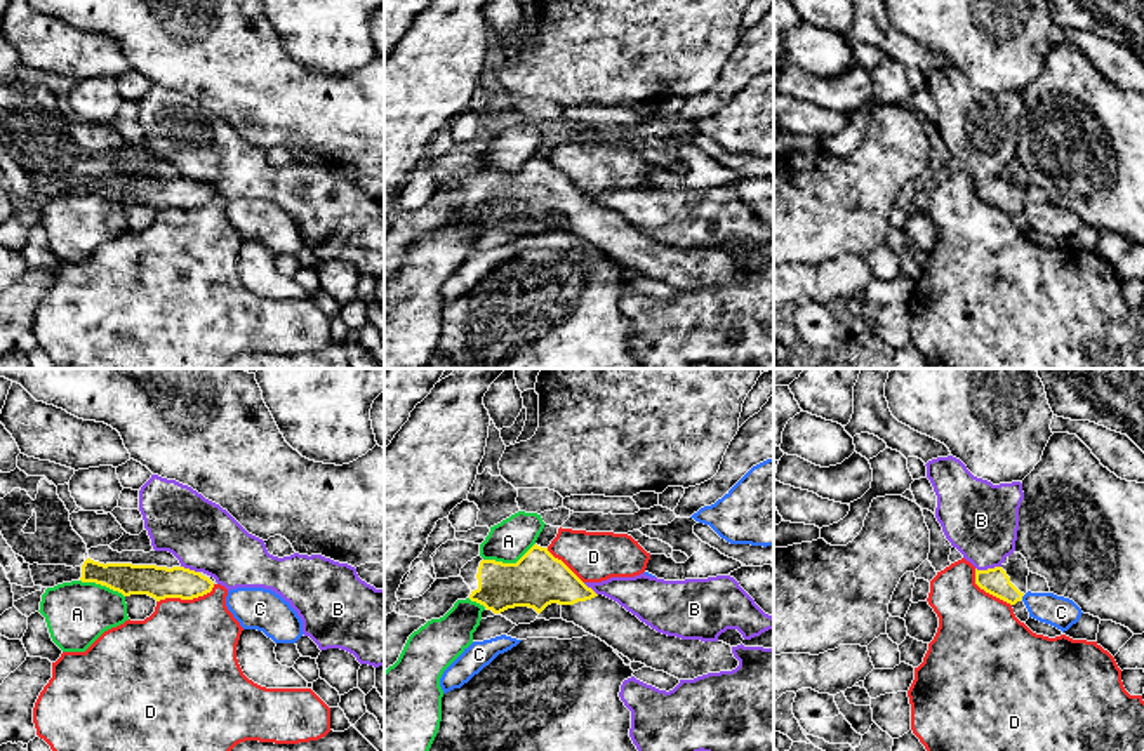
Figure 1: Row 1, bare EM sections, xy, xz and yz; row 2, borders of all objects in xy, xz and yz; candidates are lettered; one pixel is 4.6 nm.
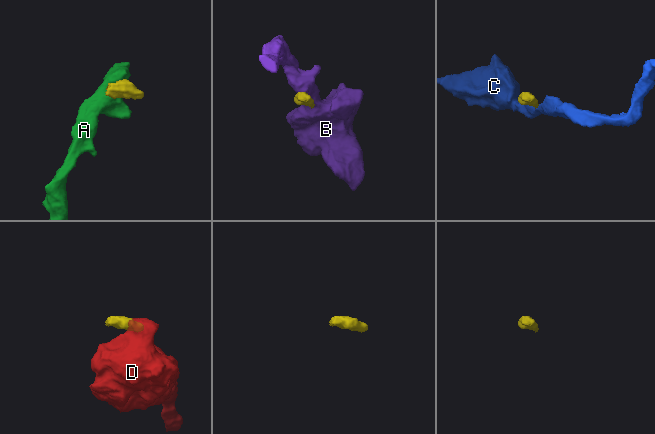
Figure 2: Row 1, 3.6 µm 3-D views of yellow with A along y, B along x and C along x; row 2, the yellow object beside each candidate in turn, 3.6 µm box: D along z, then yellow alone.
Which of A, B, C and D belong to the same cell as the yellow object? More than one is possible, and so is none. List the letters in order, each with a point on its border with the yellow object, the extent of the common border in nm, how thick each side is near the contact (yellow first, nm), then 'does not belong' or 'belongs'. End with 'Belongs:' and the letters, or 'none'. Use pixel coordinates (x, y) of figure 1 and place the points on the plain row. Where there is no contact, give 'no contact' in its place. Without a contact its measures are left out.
A: meets yellow in xz at (508, 174); contact 260 nm long; 260 nm thick on the yellow side, 190 nm on the other; does not belong
B: meets yellow in yz at (988, 179); contact 120 nm long; 130 nm thick on the yellow side, 340 nm on the other; does not belong
C: meets yellow in yz at (1023, 206); contact 30 nm long; 130 nm thick on the yellow side, 150 nm on the other; does not belong
D: meets yellow in xy at (186, 209); contact 280 nm long; 150 nm thick on the yellow side, 480 nm on the other; does not belong
Belongs: none

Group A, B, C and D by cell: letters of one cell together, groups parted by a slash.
A / B / C / D

